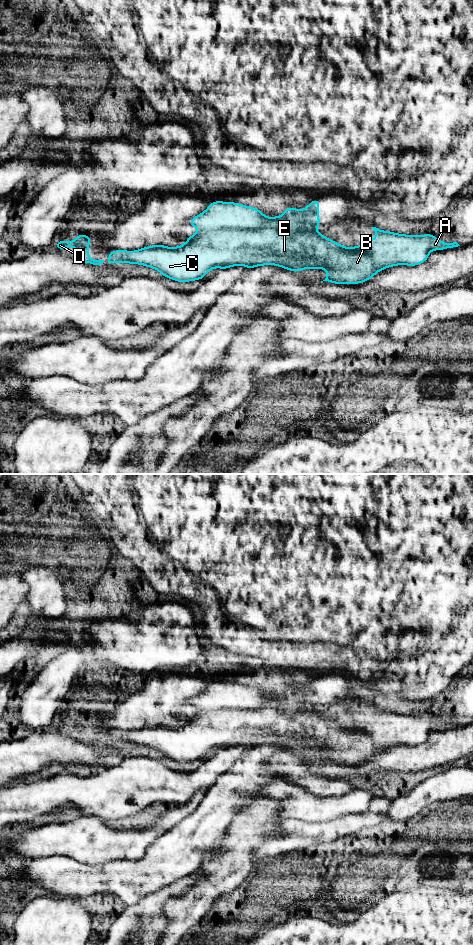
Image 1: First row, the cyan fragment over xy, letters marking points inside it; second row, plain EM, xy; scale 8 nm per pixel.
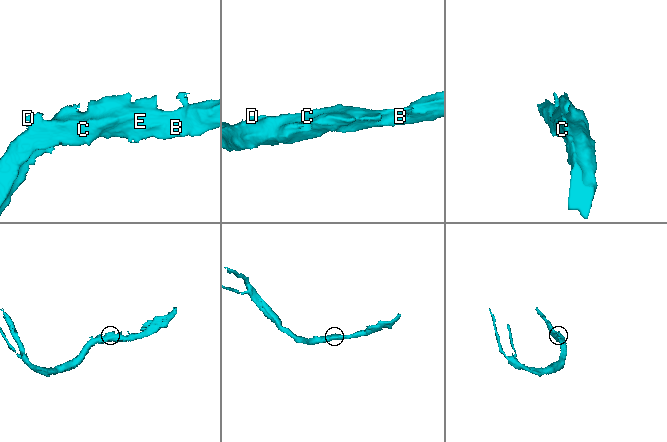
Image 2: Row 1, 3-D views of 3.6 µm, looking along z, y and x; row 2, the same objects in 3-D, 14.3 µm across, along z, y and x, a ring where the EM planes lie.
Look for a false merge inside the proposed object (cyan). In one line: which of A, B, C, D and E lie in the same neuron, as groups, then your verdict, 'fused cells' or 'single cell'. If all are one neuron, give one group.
A / B C D E | fused cells

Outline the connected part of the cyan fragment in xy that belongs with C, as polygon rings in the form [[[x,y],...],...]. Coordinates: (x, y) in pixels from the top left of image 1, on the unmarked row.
[[[273,705],[263,709],[250,710],[217,710],[206,712],[198,710],[195,714],[179,727],[166,727],[161,724],[148,726],[136,731],[117,730],[109,733],[108,744],[126,742],[130,744],[140,744],[158,750],[164,757],[170,758],[181,763],[203,759],[204,756],[216,747],[220,749],[242,745],[253,748],[262,745],[276,745],[290,751],[301,751],[303,749],[321,748],[328,752],[323,761],[335,764],[356,764],[363,763],[372,758],[379,751],[387,748],[380,747],[367,732],[363,730],[341,729],[338,723],[328,719],[316,711],[298,711],[288,714],[278,710]]]

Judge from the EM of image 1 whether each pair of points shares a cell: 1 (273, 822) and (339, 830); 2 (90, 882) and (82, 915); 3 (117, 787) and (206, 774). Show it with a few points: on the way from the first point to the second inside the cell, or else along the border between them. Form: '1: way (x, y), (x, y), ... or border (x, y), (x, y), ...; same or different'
1: border (283, 820), (280, 827), (265, 841); different
2: border (61, 898), (84, 901); different
3: way (139, 785), (184, 785); same

